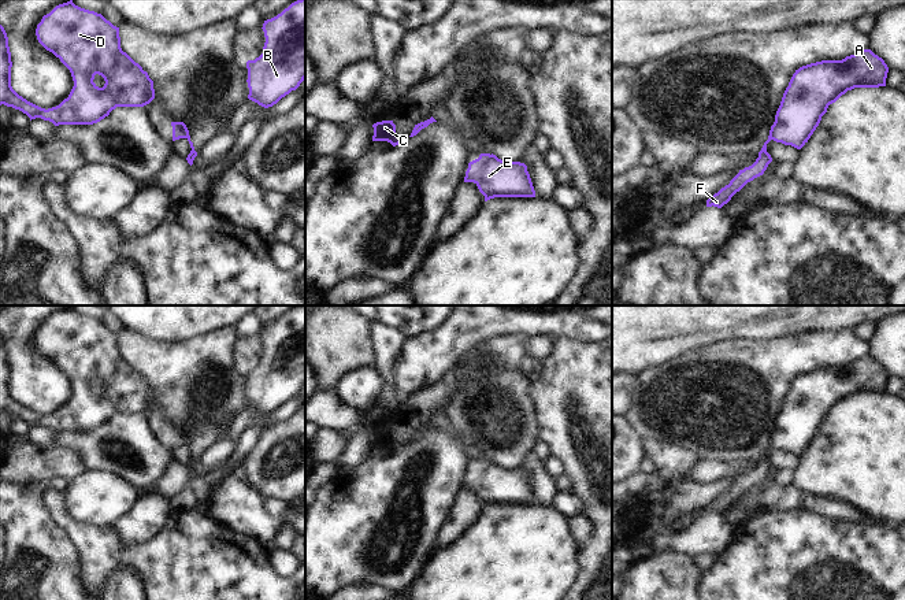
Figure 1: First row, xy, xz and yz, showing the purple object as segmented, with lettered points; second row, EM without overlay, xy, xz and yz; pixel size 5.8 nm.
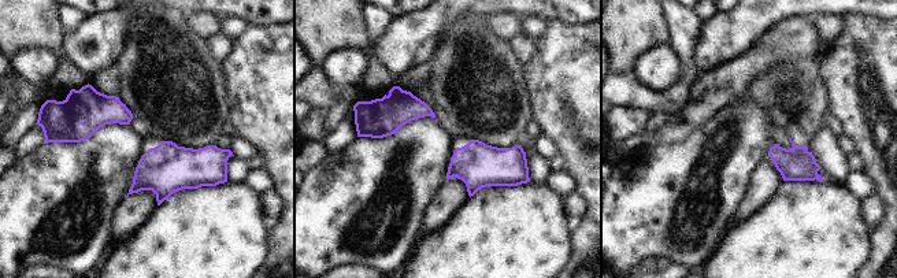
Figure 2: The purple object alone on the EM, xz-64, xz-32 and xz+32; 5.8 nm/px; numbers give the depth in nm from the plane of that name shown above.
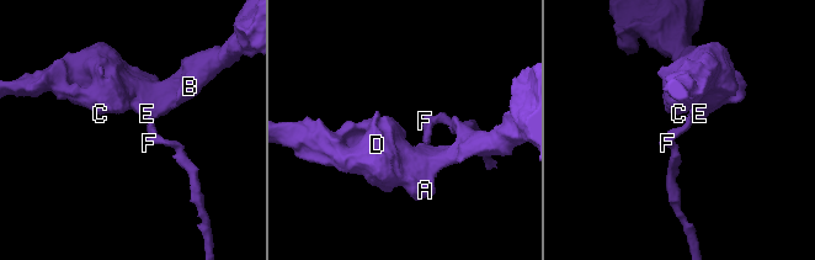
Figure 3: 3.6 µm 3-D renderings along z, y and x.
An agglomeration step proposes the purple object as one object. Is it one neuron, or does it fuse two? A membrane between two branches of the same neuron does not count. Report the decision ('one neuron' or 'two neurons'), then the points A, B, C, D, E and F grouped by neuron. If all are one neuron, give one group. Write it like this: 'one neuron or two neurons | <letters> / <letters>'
two neurons | A B C D E / F

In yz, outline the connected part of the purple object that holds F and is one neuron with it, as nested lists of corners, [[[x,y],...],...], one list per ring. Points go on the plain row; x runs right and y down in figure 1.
[[[768,442],[768,447],[764,449],[761,458],[759,459],[759,464],[756,468],[745,474],[743,477],[739,477],[739,479],[730,488],[728,492],[722,495],[717,500],[715,500],[712,504],[706,507],[706,514],[717,514],[722,515],[724,511],[727,511],[731,504],[739,499],[748,489],[753,488],[754,485],[764,481],[768,471],[772,468],[771,462],[767,459],[767,451],[771,448],[771,442]]]

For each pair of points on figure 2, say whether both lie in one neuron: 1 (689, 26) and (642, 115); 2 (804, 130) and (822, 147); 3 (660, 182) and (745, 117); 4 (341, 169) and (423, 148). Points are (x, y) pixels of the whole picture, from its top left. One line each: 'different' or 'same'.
1: different
2: different
3: same
4: same

